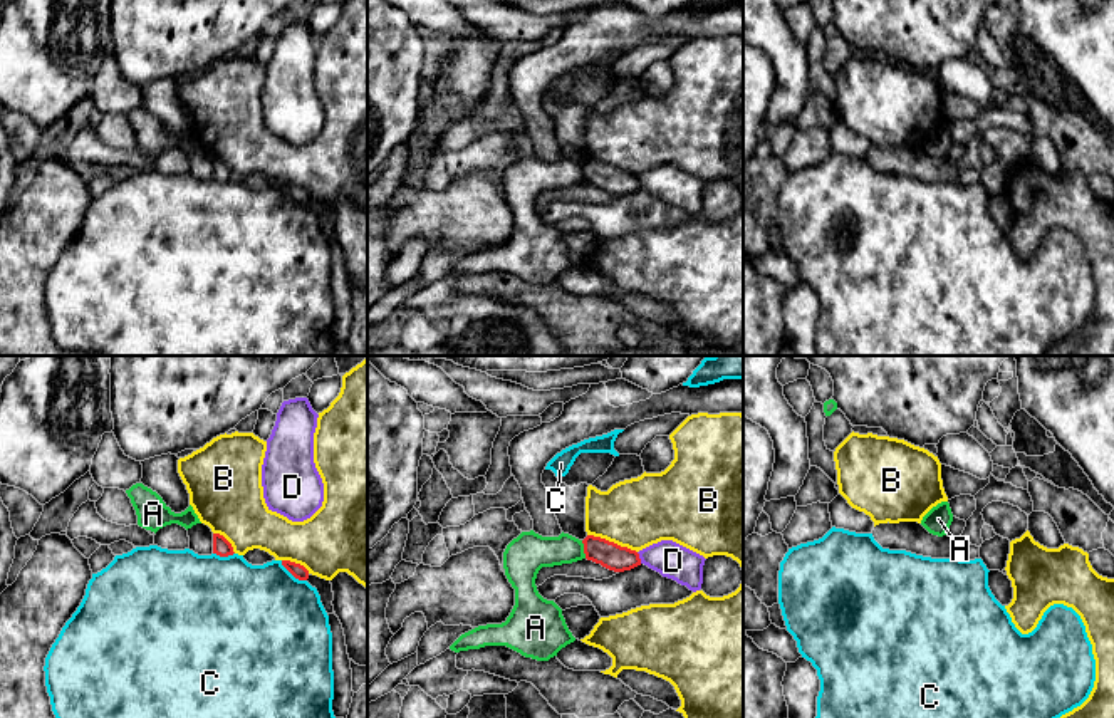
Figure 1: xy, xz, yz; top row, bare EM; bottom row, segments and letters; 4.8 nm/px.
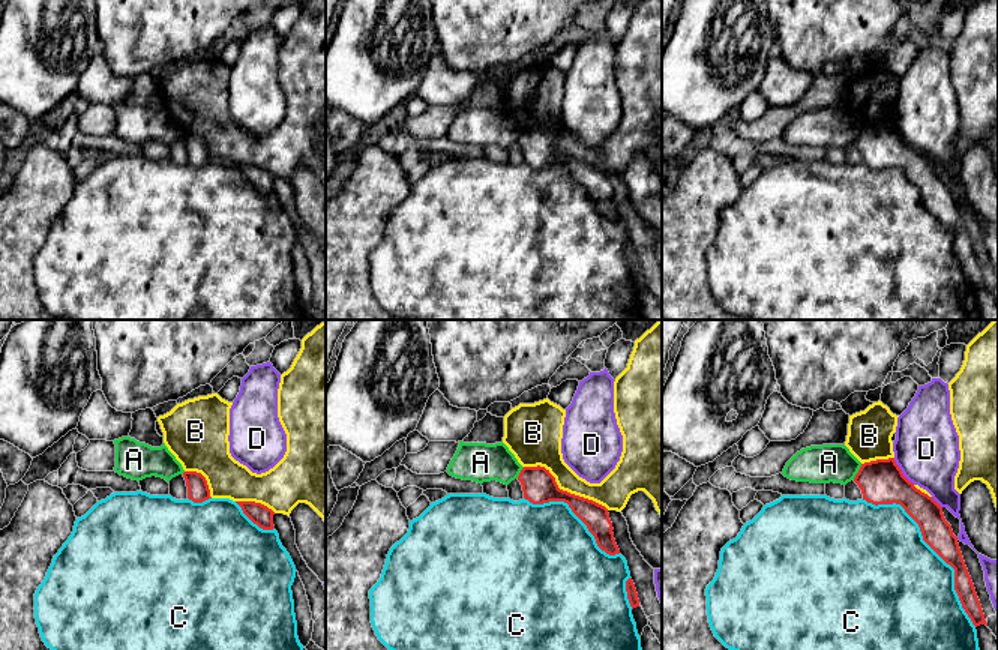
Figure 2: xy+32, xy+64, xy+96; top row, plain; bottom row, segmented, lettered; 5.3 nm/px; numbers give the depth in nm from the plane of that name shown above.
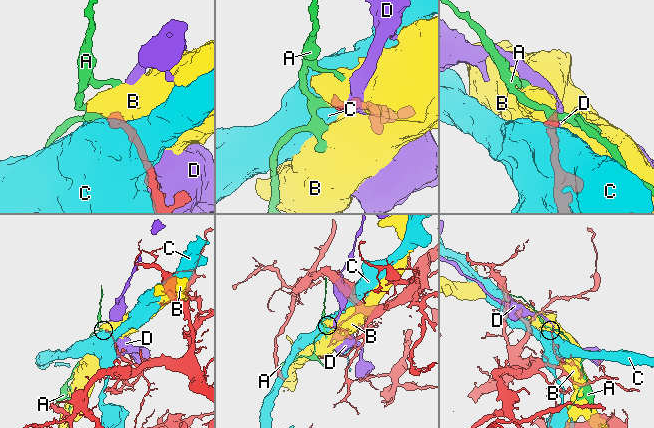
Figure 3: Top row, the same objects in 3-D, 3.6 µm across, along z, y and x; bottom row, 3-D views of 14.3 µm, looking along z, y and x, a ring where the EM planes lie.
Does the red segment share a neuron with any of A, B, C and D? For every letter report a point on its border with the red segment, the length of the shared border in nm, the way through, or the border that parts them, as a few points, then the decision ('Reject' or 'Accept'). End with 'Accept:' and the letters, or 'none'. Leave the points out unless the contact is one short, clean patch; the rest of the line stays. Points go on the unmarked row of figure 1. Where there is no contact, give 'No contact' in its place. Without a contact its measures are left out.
A: Touches red at xz (584, 173). Shared border 90 nm. Boundary: xz (581, 165), (586, 182). Reject
B: Touches red at xz (613, 166). Shared border 260 nm. Reject
C: Touches red at xy (292, 198). Shared border 160 nm. Reject
D: Touches red at xz (638, 182). Shared border 60 nm. Reject
Accept: none

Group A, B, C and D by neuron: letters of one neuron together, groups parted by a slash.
A / B / C / D

